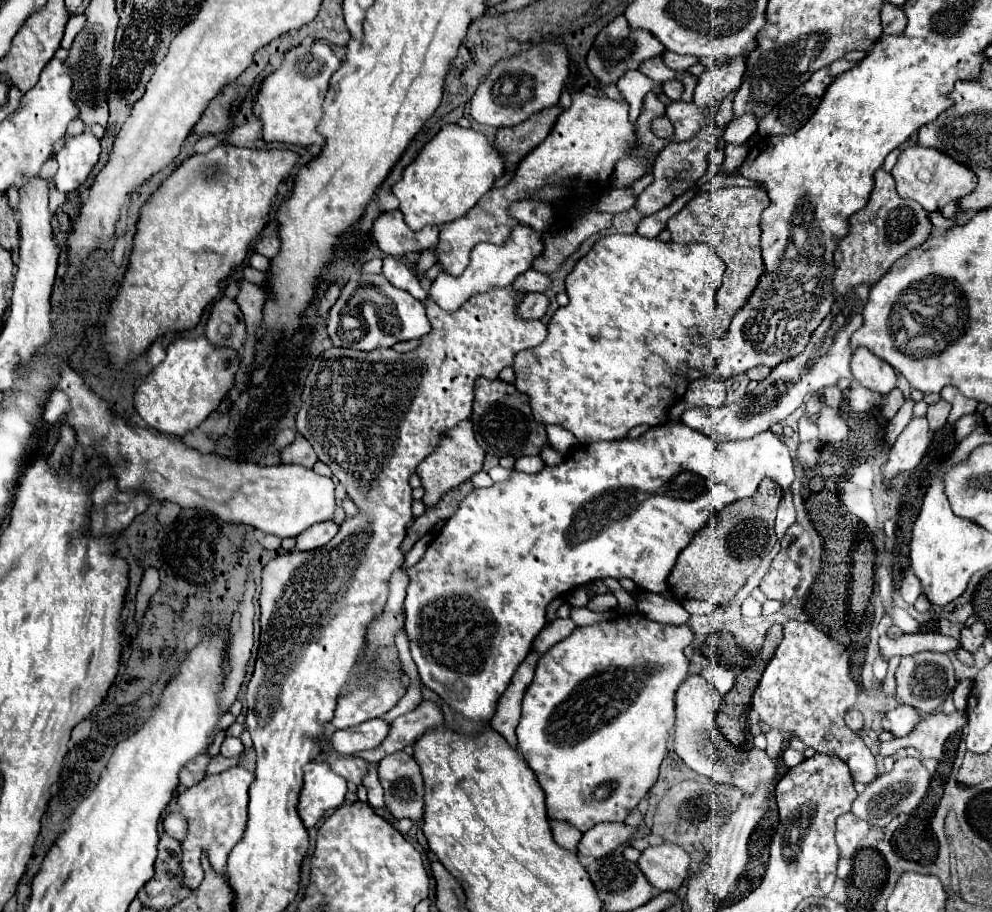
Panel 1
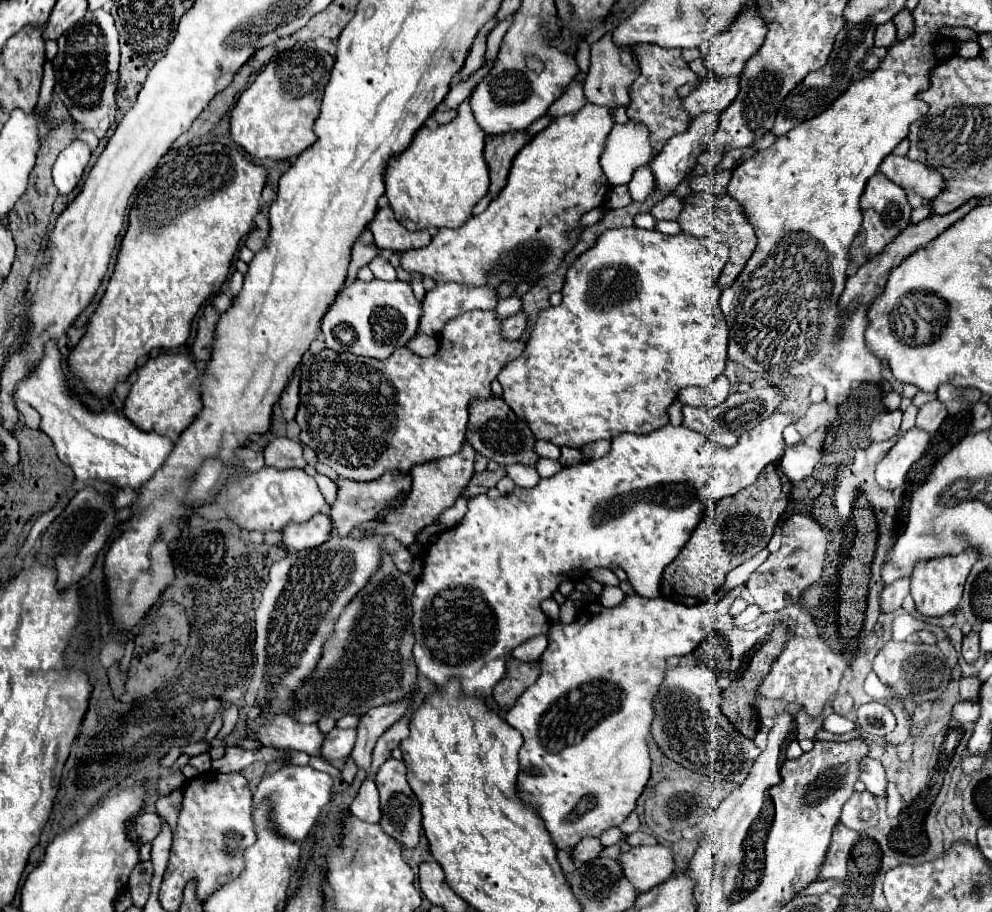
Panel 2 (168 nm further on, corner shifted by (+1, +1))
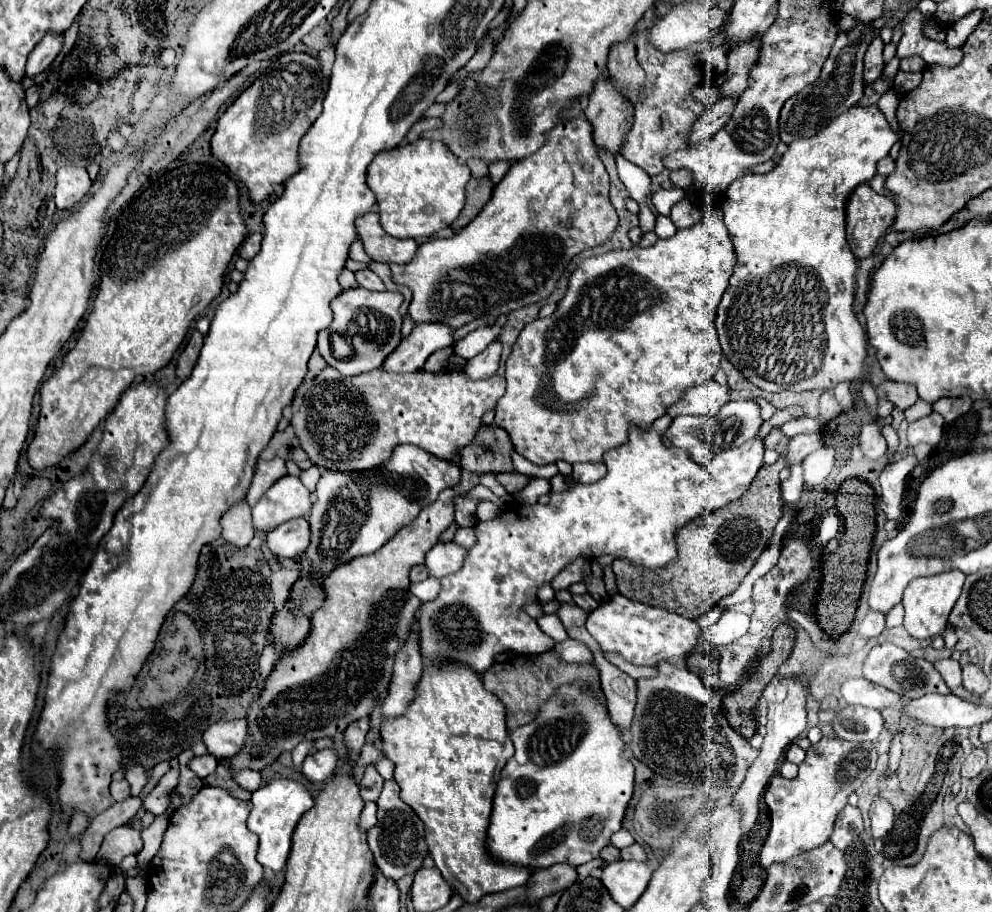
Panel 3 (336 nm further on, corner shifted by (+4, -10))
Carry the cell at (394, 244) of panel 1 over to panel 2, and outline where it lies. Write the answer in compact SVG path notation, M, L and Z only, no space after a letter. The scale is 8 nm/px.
M380 208L370 222L370 232L374 236L374 244L378 248L386 248L392 252L404 252L410 248L424 248L432 236L428 230L410 232L396 218L392 208Z

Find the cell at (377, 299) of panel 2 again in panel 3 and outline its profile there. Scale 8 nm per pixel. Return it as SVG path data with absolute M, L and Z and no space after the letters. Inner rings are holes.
M363 287L347 289L337 299L333 299L333 333L319 333L317 349L327 361L327 365L335 367L343 375L361 375L369 373L383 365L383 361L399 347L403 335L401 335L401 323L403 317L399 313L399 307L403 303L401 293L393 295L369 295L379 291L365 291ZM339 335L353 347L355 353L339 353Z

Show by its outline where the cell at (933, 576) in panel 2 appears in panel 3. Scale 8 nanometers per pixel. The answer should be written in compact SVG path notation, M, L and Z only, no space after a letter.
M957 569L951 573L913 579L909 583L909 587L905 589L905 595L903 595L903 607L905 607L903 625L909 631L909 635L913 635L915 639L929 639L929 637L941 635L947 627L949 613L961 595L963 583L965 583L965 573L961 573Z

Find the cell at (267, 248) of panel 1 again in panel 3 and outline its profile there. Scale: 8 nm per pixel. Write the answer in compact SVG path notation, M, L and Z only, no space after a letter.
M251 233L241 245L241 257L251 261L259 253L259 249L261 249L261 233Z

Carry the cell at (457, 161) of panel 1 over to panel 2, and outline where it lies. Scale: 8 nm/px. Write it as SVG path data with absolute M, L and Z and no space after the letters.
M466 98L452 122L440 124L436 130L422 126L410 146L402 154L392 156L384 172L386 196L404 228L458 228L472 216L472 208L488 192L490 184L482 156L484 136L472 116L470 98Z

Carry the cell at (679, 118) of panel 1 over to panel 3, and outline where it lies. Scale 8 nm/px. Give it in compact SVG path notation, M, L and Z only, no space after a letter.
M757 37L747 43L741 43L733 51L729 51L729 55L727 55L729 67L725 73L725 83L721 85L721 99L723 97L733 97L733 99L741 97L741 91L745 91L745 87L747 87L749 69L757 61L759 47L761 45L759 45L759 37Z

